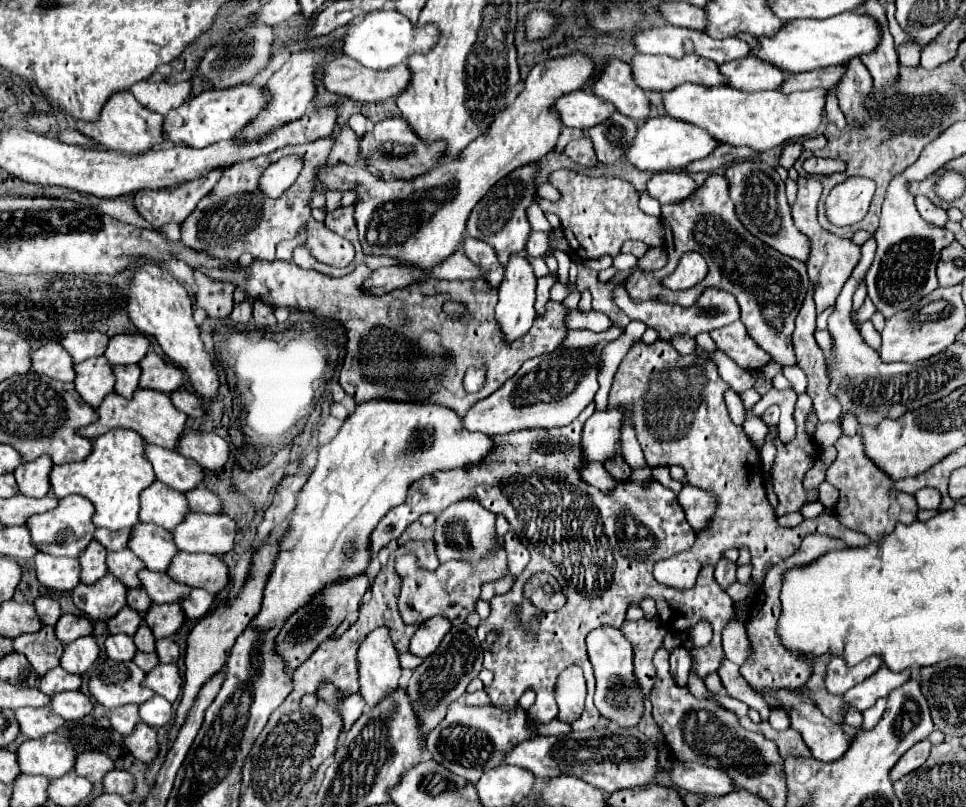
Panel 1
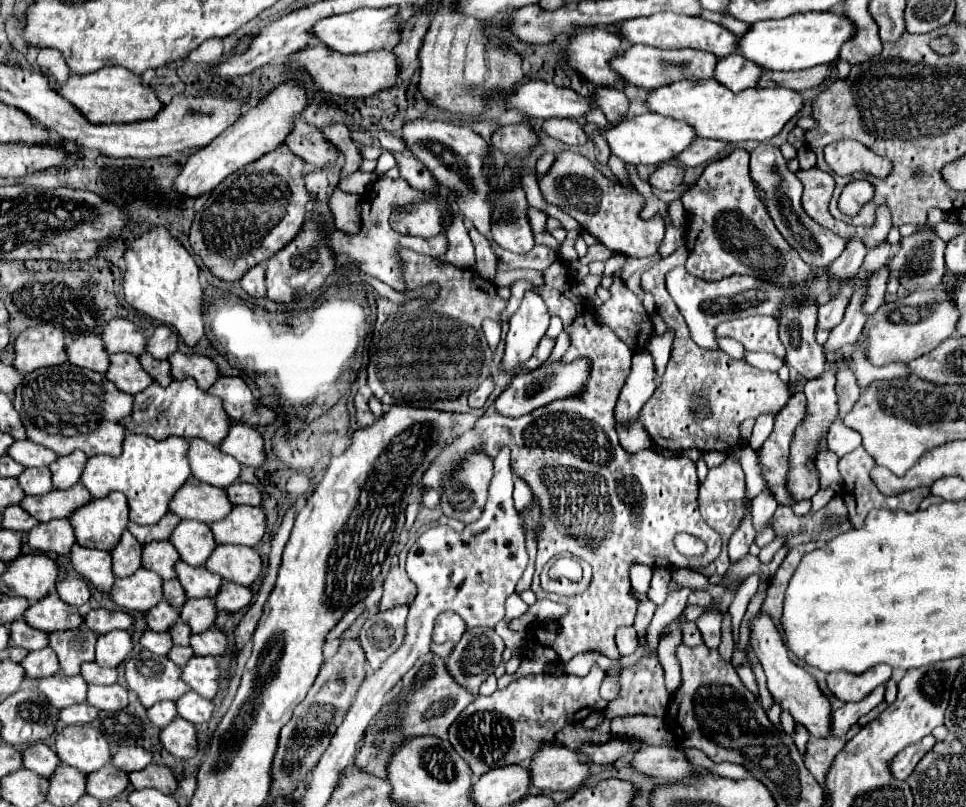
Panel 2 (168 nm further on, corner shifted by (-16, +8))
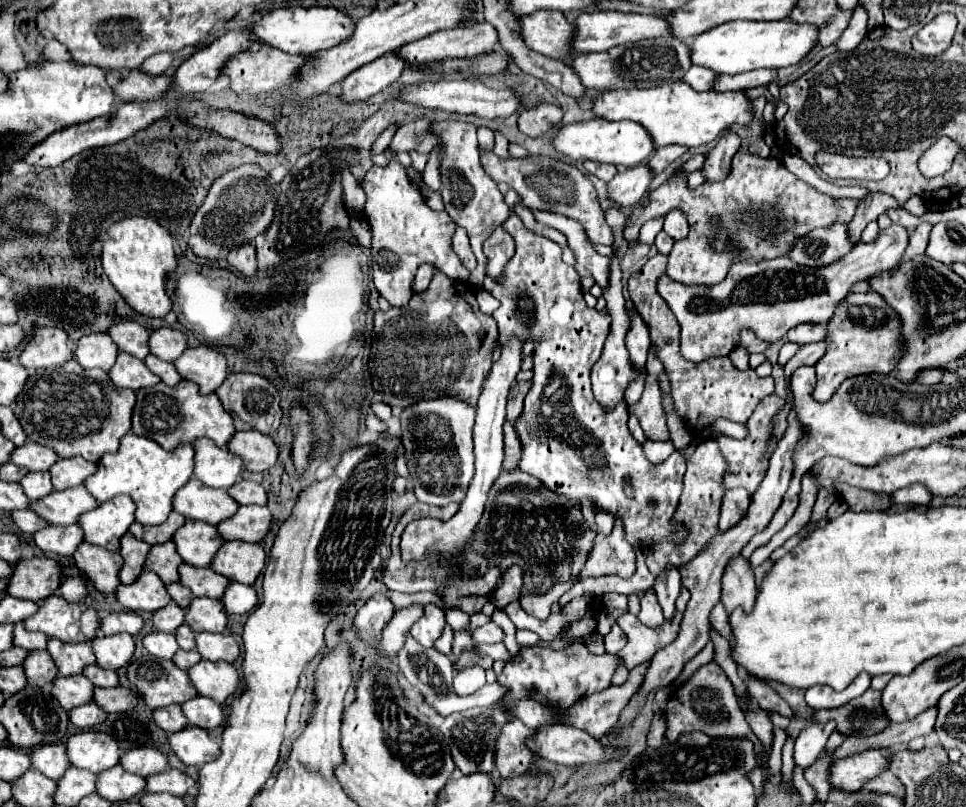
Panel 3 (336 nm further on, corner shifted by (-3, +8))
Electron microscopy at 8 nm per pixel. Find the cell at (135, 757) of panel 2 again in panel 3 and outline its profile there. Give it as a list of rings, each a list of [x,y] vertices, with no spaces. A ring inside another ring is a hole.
[[[139,747],[139,749],[127,751],[123,755],[121,765],[127,767],[131,773],[139,773],[141,777],[151,777],[167,771],[169,759],[155,747]]]

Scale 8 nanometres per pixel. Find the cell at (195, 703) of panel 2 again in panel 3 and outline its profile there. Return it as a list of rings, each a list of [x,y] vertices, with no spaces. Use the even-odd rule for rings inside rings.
[[[195,697],[187,703],[183,703],[183,711],[187,713],[187,719],[191,725],[201,729],[217,729],[225,721],[225,709],[221,703],[215,703],[209,697]]]

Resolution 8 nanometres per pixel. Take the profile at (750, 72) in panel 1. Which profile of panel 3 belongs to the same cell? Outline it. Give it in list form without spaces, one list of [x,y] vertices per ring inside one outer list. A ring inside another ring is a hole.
[[[693,65],[681,79],[683,83],[687,83],[689,87],[693,87],[695,91],[709,91],[713,81],[715,81],[715,73],[707,73],[707,69],[699,69],[697,65]]]

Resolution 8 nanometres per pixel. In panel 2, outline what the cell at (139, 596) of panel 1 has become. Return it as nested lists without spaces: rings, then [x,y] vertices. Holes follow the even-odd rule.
[[[164,581],[162,583],[162,593],[164,593],[164,599],[176,609],[180,609],[180,605],[186,601],[186,595],[184,595],[178,581]]]

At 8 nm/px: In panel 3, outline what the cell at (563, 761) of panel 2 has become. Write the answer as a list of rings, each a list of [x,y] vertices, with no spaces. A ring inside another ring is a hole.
[[[517,719],[501,727],[495,739],[495,767],[503,779],[517,777],[523,769],[531,769],[535,757],[523,749],[523,737],[527,737],[527,733],[531,733],[531,729]]]

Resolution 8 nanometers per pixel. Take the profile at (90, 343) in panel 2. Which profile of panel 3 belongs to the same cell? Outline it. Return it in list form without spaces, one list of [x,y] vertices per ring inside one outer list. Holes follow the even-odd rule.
[[[91,333],[77,341],[75,359],[79,365],[93,369],[99,367],[103,371],[109,371],[115,365],[115,359],[119,355],[119,347],[107,333]]]

